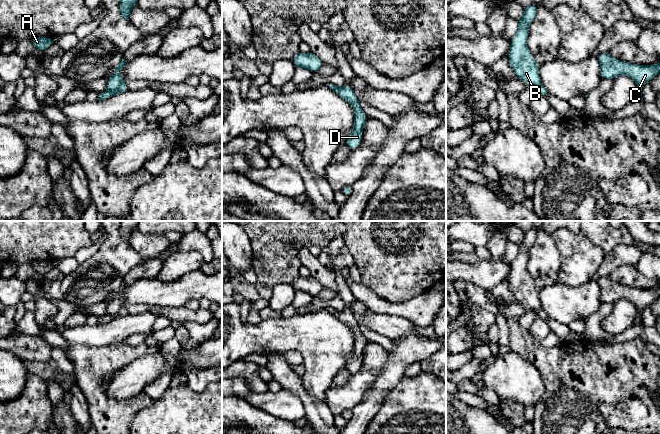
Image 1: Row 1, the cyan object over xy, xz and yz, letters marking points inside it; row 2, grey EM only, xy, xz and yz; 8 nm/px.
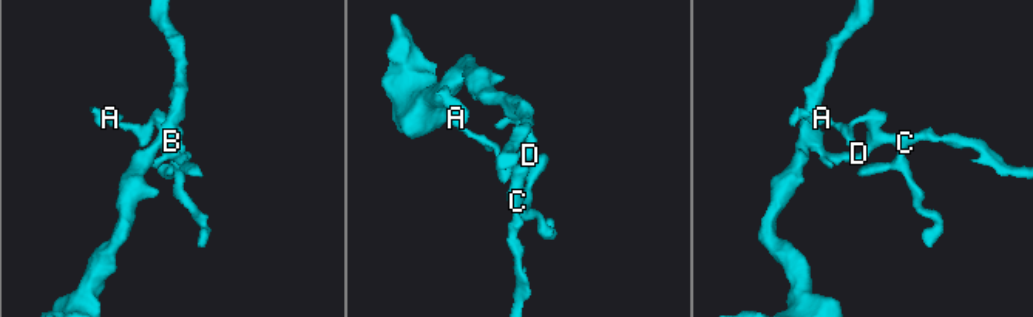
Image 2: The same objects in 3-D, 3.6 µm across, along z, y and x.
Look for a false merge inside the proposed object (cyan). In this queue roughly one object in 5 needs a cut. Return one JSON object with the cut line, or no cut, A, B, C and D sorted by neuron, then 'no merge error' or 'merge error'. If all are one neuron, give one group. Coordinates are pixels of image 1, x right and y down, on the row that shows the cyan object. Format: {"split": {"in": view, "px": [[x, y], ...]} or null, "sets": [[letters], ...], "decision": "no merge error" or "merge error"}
{"split": {"in": "xy", "px": [[122, 81], [116, 89], [108, 90]]}, "sets": [["A", "C", "D"], ["B"]], "decision": "merge error"}

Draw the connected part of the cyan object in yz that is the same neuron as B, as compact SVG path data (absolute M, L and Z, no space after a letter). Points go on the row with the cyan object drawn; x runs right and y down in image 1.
M533 2L528 7L523 7L522 18L518 21L518 31L511 39L511 47L508 52L509 63L518 79L532 87L541 85L539 77L539 65L527 48L529 25L537 15L537 4Z

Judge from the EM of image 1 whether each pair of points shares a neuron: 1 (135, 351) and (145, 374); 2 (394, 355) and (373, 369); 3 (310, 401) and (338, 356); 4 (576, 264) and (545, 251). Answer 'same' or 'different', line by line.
1: different
2: different
3: different
4: different

